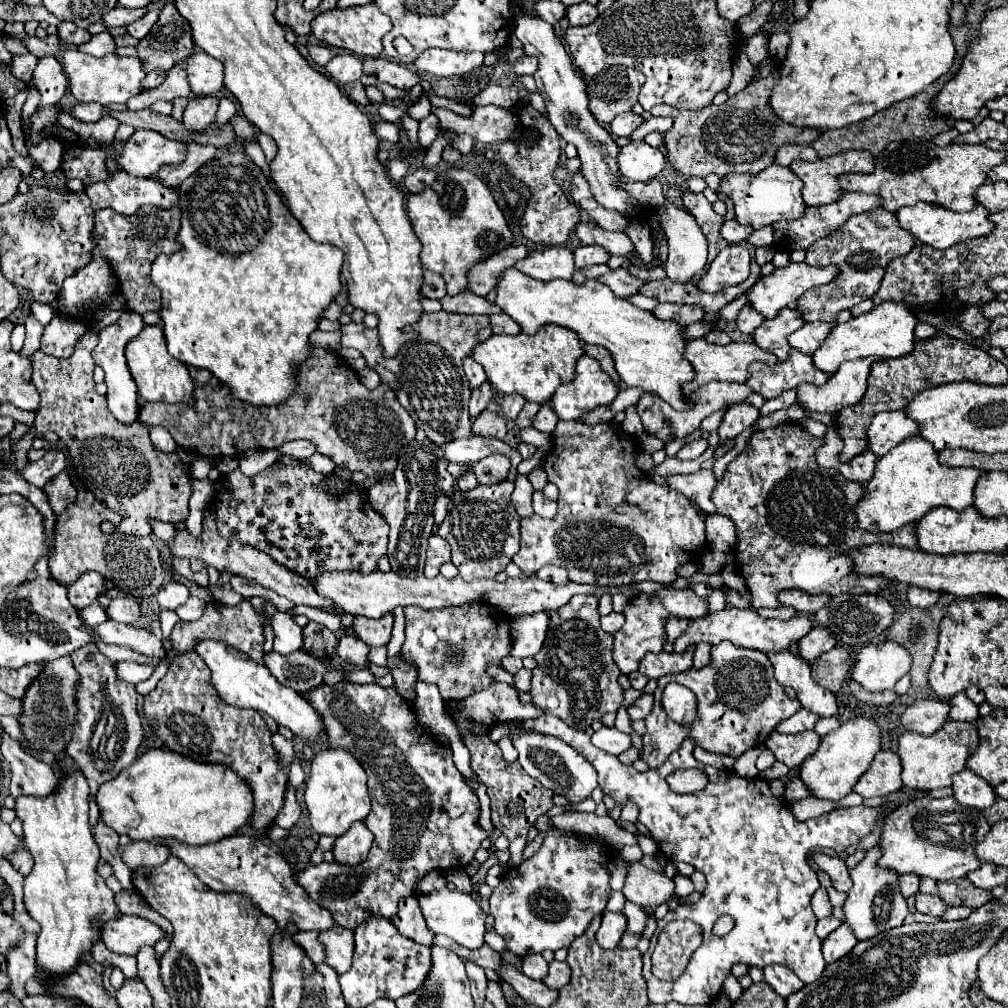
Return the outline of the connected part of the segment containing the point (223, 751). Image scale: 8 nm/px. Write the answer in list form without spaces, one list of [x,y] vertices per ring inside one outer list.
[[[194,651],[170,662],[170,670],[158,686],[144,698],[144,716],[154,734],[172,750],[196,762],[224,764],[236,772],[252,790],[254,812],[250,826],[264,834],[284,806],[288,768],[280,766],[278,752],[270,742],[270,728],[256,710],[232,708],[224,704],[212,688],[211,672]]]

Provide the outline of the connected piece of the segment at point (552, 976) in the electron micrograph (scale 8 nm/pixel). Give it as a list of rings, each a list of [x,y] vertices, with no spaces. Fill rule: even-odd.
[[[552,960],[550,962],[550,970],[546,974],[546,978],[542,980],[550,990],[560,990],[564,988],[564,984],[568,984],[570,980],[570,968],[568,968],[568,962],[558,962],[558,960]]]

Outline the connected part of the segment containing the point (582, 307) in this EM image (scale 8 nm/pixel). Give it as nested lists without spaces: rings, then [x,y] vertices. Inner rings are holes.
[[[508,268],[500,274],[496,284],[496,306],[520,324],[526,334],[534,334],[546,324],[574,330],[582,342],[604,346],[612,354],[614,368],[626,386],[654,392],[672,408],[688,408],[682,384],[692,380],[694,372],[682,356],[686,344],[682,326],[672,324],[672,320],[656,320],[652,312],[612,296],[612,292],[596,280],[586,280],[584,284],[574,284],[570,280],[542,282],[516,268]]]

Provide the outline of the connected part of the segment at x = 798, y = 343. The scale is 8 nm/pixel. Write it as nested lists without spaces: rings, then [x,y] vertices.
[[[804,324],[800,330],[788,336],[788,344],[804,354],[812,354],[824,342],[824,336],[828,336],[832,326],[834,324]]]

